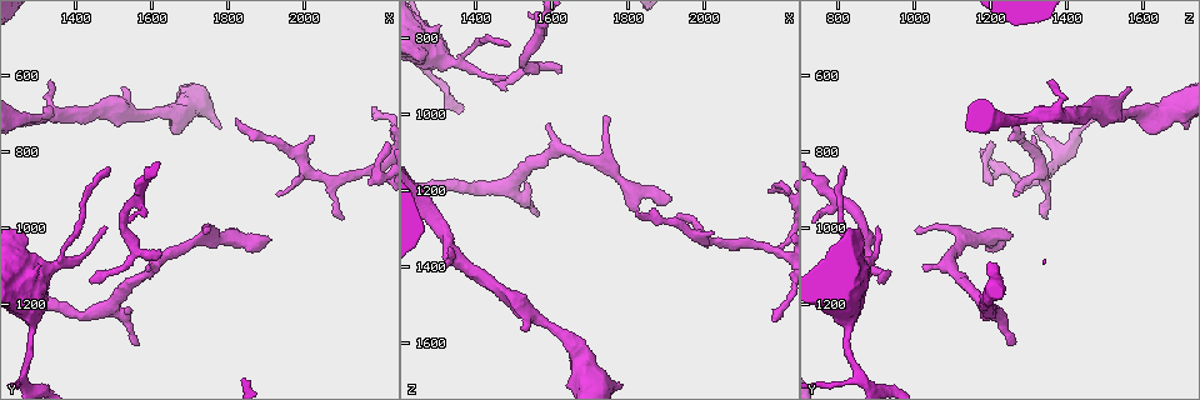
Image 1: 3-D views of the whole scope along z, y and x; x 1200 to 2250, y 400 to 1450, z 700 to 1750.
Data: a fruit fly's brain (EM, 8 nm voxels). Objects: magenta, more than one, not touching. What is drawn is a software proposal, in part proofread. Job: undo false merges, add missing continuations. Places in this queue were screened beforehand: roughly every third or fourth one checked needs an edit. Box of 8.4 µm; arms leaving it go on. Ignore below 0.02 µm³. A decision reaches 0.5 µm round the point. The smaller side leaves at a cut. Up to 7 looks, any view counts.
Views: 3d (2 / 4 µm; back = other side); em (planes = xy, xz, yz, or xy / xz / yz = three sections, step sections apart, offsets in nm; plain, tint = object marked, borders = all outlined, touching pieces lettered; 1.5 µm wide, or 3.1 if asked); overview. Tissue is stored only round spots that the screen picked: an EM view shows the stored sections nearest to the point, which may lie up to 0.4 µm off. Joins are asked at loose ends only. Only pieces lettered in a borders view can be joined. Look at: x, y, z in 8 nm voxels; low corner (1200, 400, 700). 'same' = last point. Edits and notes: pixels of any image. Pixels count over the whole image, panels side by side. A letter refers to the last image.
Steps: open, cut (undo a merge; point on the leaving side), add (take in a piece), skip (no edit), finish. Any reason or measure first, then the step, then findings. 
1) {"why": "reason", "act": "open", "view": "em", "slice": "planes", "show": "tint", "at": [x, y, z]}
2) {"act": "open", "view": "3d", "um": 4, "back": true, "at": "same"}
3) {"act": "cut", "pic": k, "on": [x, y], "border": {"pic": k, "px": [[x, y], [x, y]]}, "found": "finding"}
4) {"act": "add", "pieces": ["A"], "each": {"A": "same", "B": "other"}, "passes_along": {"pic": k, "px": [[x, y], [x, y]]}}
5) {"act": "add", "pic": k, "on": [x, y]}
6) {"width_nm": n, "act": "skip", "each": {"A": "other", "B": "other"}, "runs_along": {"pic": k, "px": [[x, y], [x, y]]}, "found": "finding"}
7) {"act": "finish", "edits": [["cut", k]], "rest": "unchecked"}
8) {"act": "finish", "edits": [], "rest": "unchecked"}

{"why": "thin neck", "act": "open", "view": "em", "slice": "xy", "step": 8, "show": "tint", "at": [1370, 1055, 845]}

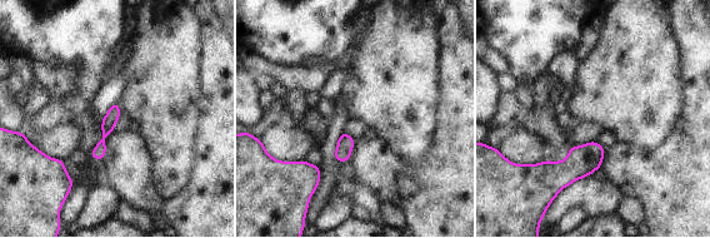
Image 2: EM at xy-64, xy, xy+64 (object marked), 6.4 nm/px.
{"act": "open", "view": "em", "slice": "planes", "show": "borders", "at": "same"}

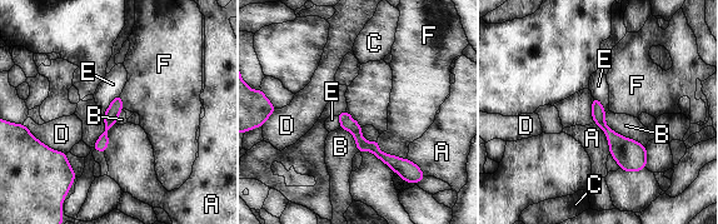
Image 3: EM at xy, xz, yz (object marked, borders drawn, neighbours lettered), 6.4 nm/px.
{"width_nm": 90, "act": "skip", "each": {"A": "other", "B": "other", "C": "other", "D": "other", "E": "other", "F": "other"}, "border": {"pic": 3, "px": [[604, 114], [614, 132], [646, 148]]}, "found": "all the same neuron"}

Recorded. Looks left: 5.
{"why": "tapers out", "act": "open", "view": "em", "slice": "planes", "show": "tint", "at": [1745, 1015, 1015]}

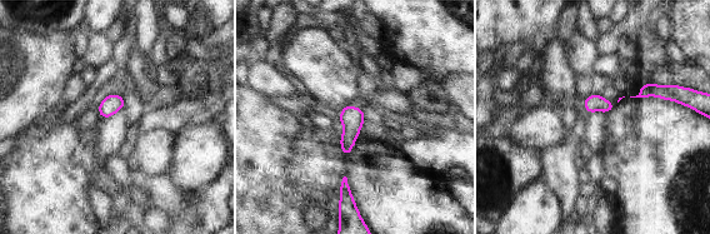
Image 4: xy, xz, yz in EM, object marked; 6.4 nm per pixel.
{"why": "what lies round it", "act": "open", "view": "em", "slice": "planes", "show": "borders", "at": "same"}

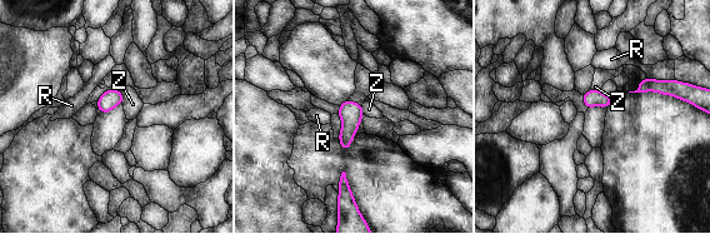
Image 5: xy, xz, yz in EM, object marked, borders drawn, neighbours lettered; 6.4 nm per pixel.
{"width_nm": 110, "act": "skip", "each": {"R": "other", "Z": "other"}, "border": {"pic": 5, "px": [[124, 95], [108, 89], [96, 100]]}, "found": "none of them fits"}

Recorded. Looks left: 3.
{"why": "branch stops here", "act": "open", "view": "3d", "um": 2, "at": [1520, 625, 1575]}

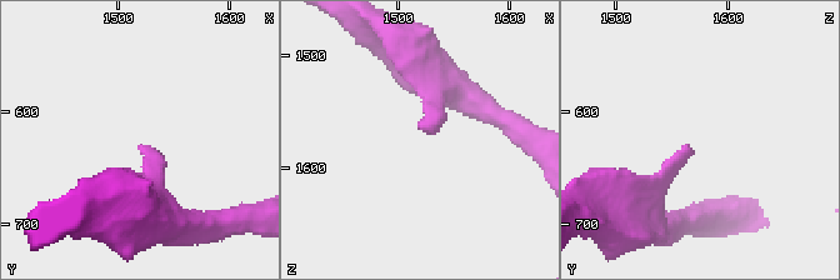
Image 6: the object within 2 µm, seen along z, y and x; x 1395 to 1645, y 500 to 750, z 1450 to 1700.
{"act": "open", "view": "em", "slice": "xz", "step": 8, "show": "borders", "at": [1522, 628, 1568]}

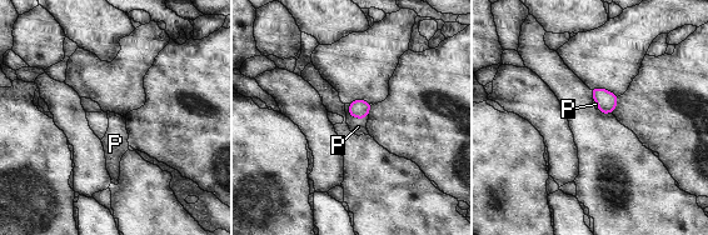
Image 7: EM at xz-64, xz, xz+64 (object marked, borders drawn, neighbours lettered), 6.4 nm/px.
{"act": "add", "pieces": ["P"], "each": {"P": "same"}, "passes_along": {"pic": 7, "px": [[359, 109], [354, 116], [358, 126]]}, "found": "the neuron continues"}

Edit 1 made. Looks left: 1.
{"act": "finish", "edits": [["add", 7]], "rest": "unchecked"}

